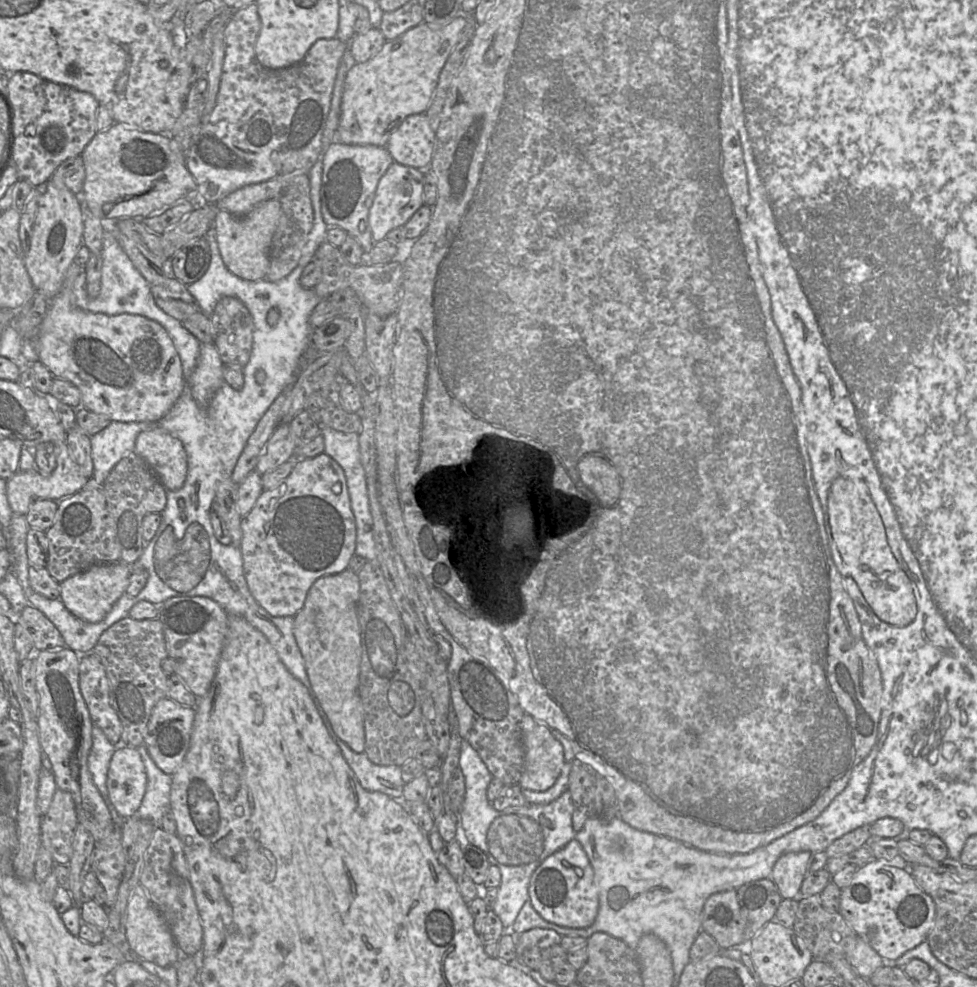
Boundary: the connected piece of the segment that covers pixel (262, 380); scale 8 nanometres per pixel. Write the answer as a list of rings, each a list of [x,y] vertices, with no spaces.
[[[323,153],[310,170],[310,192],[314,210],[314,225],[308,234],[302,249],[302,256],[298,266],[286,277],[271,282],[267,279],[249,281],[231,273],[225,266],[217,244],[215,231],[210,229],[205,235],[211,251],[211,262],[206,273],[196,282],[187,285],[190,294],[196,299],[200,311],[211,316],[217,303],[225,296],[233,296],[241,300],[249,309],[253,309],[254,332],[253,346],[246,369],[243,369],[245,384],[247,376],[255,377],[255,390],[262,393],[260,404],[266,404],[283,393],[295,380],[300,369],[300,362],[304,353],[311,345],[311,334],[314,328],[309,323],[309,317],[314,308],[323,300],[312,289],[305,288],[300,283],[304,268],[314,258],[318,247],[326,241],[328,225],[324,222],[320,210],[320,190],[323,170]]]

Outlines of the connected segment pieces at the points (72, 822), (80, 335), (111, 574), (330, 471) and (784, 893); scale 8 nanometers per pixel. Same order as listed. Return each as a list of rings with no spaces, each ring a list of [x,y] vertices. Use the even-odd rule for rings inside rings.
[[[57,789],[47,812],[41,816],[41,846],[50,852],[56,864],[68,865],[72,855],[74,831],[78,825],[75,804],[70,793]]]
[[[72,262],[68,267],[63,278],[60,290],[50,301],[50,305],[42,319],[42,322],[35,330],[34,343],[38,353],[39,361],[49,369],[54,378],[68,380],[78,387],[81,393],[81,404],[85,408],[109,419],[110,421],[121,422],[150,422],[155,423],[161,420],[177,402],[184,391],[186,381],[183,375],[183,368],[179,354],[174,343],[166,331],[166,329],[158,322],[146,318],[142,315],[118,314],[107,315],[104,313],[94,313],[84,310],[76,305],[74,295],[74,282],[78,275],[82,272],[83,267]]]
[[[122,561],[93,565],[60,583],[60,600],[75,617],[88,623],[99,623],[125,594],[131,573],[132,565]]]
[[[321,453],[313,458],[298,459],[293,470],[278,486],[264,490],[256,501],[253,509],[243,516],[241,521],[242,538],[240,550],[243,559],[244,577],[248,589],[256,602],[271,616],[295,617],[303,608],[309,589],[313,583],[328,575],[339,574],[347,570],[349,561],[355,555],[356,547],[356,522],[351,509],[346,477],[340,465],[329,455]]]
[[[808,851],[790,852],[783,854],[775,862],[770,878],[783,899],[797,899],[800,896],[811,855]]]

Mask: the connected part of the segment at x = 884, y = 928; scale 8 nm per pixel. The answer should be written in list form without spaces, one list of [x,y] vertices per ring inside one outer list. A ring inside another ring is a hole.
[[[872,860],[857,869],[850,884],[841,889],[839,913],[884,961],[895,961],[927,939],[934,925],[936,907],[931,896],[917,885],[910,870],[887,863],[888,860]]]

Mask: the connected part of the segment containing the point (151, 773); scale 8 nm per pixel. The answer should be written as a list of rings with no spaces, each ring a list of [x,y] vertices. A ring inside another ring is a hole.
[[[144,745],[137,748],[146,769],[147,786],[141,805],[134,817],[160,827],[162,818],[170,811],[172,776],[161,771]]]

